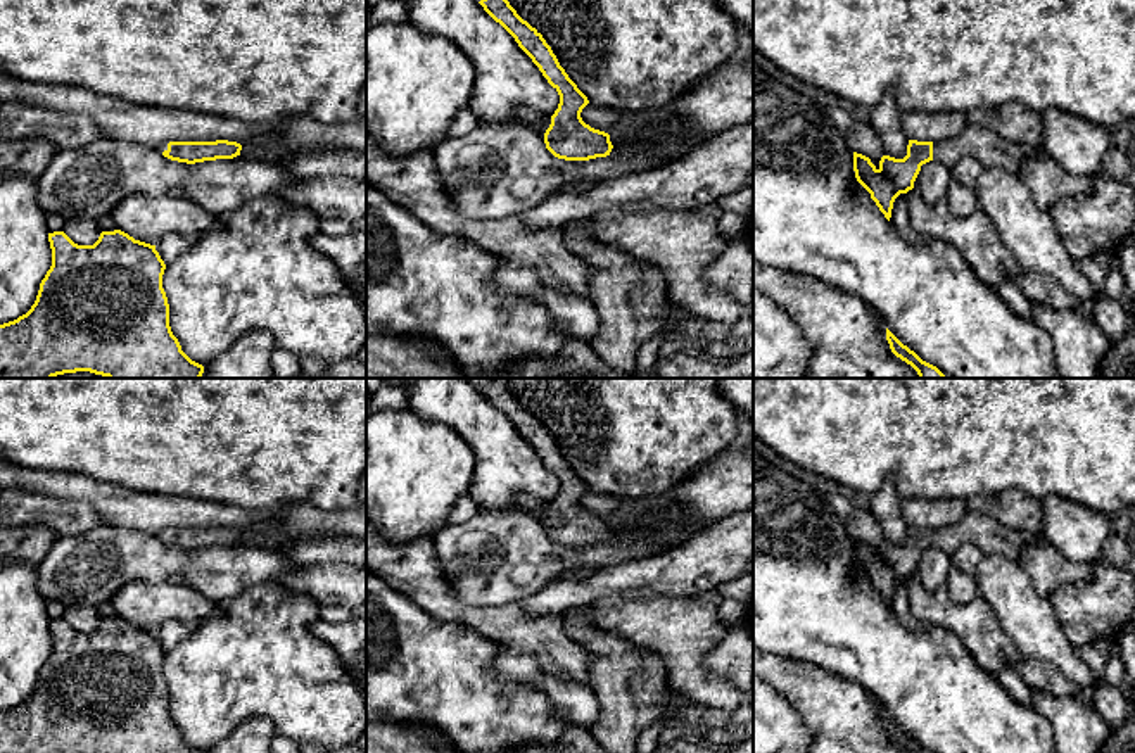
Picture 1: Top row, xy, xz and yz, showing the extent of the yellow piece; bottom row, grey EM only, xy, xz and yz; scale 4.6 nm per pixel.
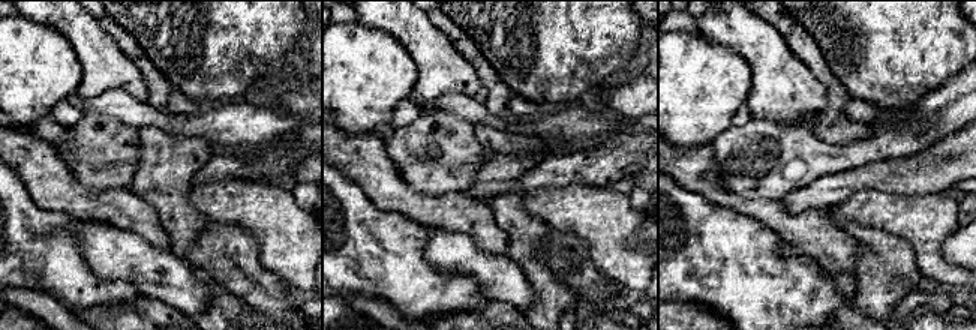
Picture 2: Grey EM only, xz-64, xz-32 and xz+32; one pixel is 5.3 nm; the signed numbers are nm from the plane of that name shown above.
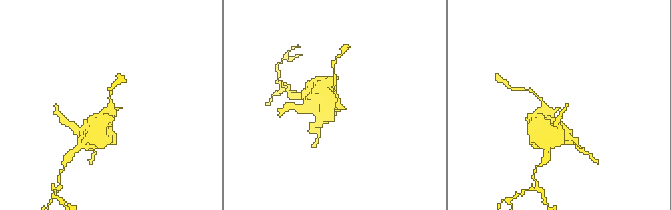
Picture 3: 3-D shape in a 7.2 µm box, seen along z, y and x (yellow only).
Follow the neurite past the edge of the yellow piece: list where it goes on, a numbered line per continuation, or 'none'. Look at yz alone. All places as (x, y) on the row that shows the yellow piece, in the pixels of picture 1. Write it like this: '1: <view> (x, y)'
1: yz (992, 151)

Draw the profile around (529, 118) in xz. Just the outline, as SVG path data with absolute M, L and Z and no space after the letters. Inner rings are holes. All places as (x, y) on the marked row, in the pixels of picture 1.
M522 109L518 112L518 119L522 124L539 130L541 133L546 133L546 130L551 124L551 116L544 116L544 114L534 112L530 109Z

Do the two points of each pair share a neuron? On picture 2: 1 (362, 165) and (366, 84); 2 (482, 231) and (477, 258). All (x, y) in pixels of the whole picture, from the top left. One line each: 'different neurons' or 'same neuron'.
1: different neurons
2: different neurons

